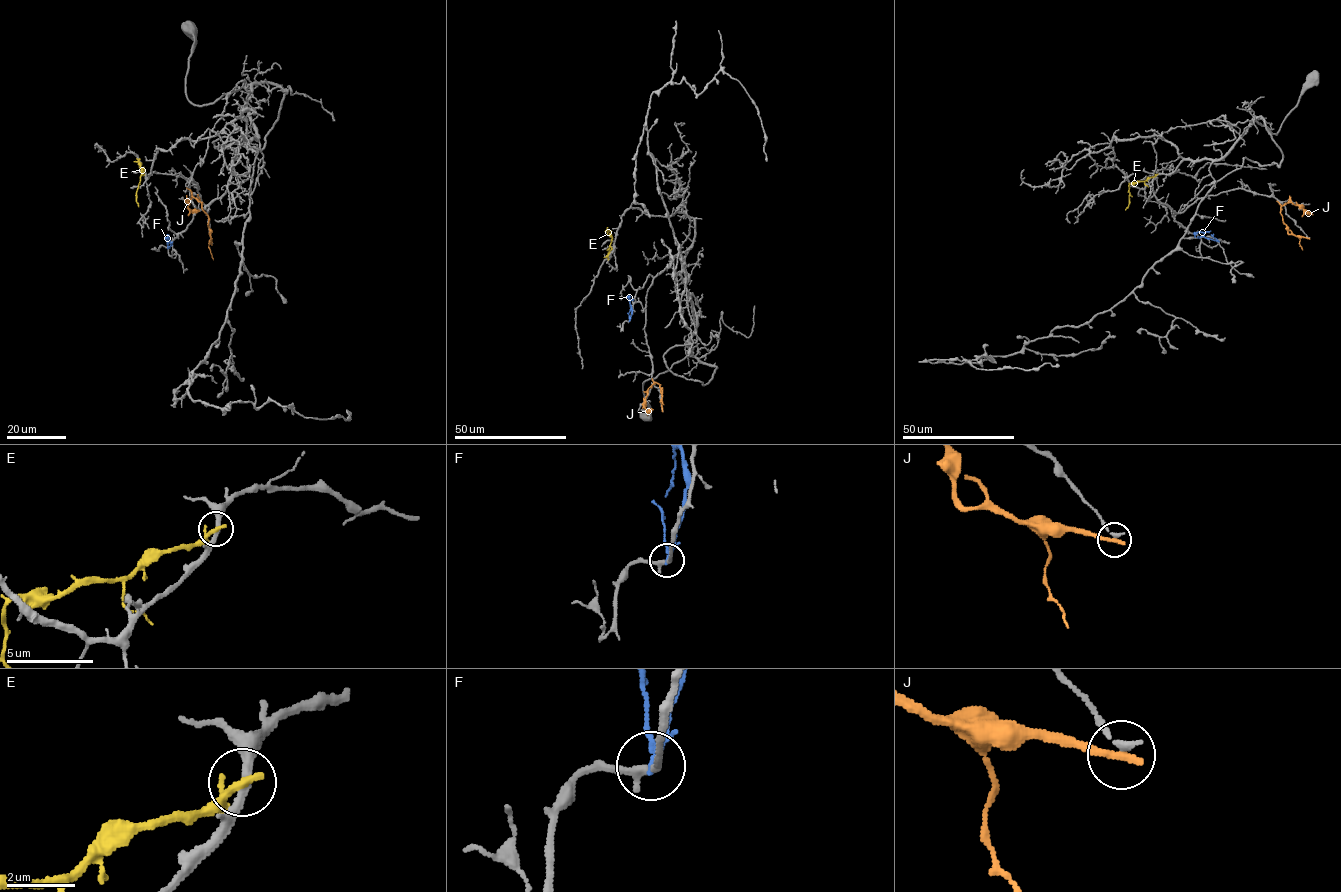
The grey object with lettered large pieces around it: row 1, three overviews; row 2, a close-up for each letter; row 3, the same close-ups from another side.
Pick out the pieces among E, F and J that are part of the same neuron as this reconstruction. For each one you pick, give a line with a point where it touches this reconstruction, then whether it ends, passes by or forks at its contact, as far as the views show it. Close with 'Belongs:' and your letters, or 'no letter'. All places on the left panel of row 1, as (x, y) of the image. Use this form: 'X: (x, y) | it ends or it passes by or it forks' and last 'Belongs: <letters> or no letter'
Belongs: no letter

